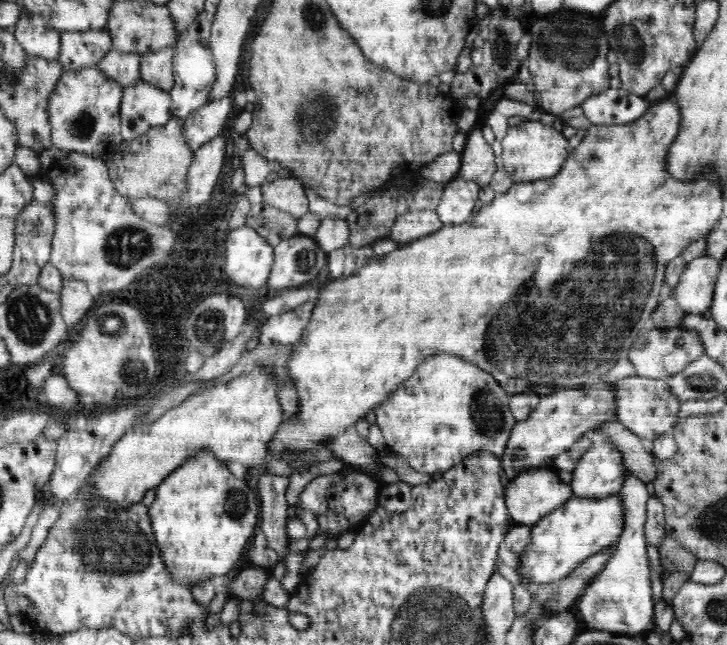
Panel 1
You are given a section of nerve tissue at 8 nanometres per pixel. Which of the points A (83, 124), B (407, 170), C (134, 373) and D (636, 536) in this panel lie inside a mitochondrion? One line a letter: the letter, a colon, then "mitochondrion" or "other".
A: mitochondrion
B: other
C: mitochondrion
D: other

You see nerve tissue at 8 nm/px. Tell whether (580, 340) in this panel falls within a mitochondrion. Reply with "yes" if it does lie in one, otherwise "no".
yes

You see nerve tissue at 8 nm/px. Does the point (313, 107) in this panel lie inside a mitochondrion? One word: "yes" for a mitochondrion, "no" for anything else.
yes

